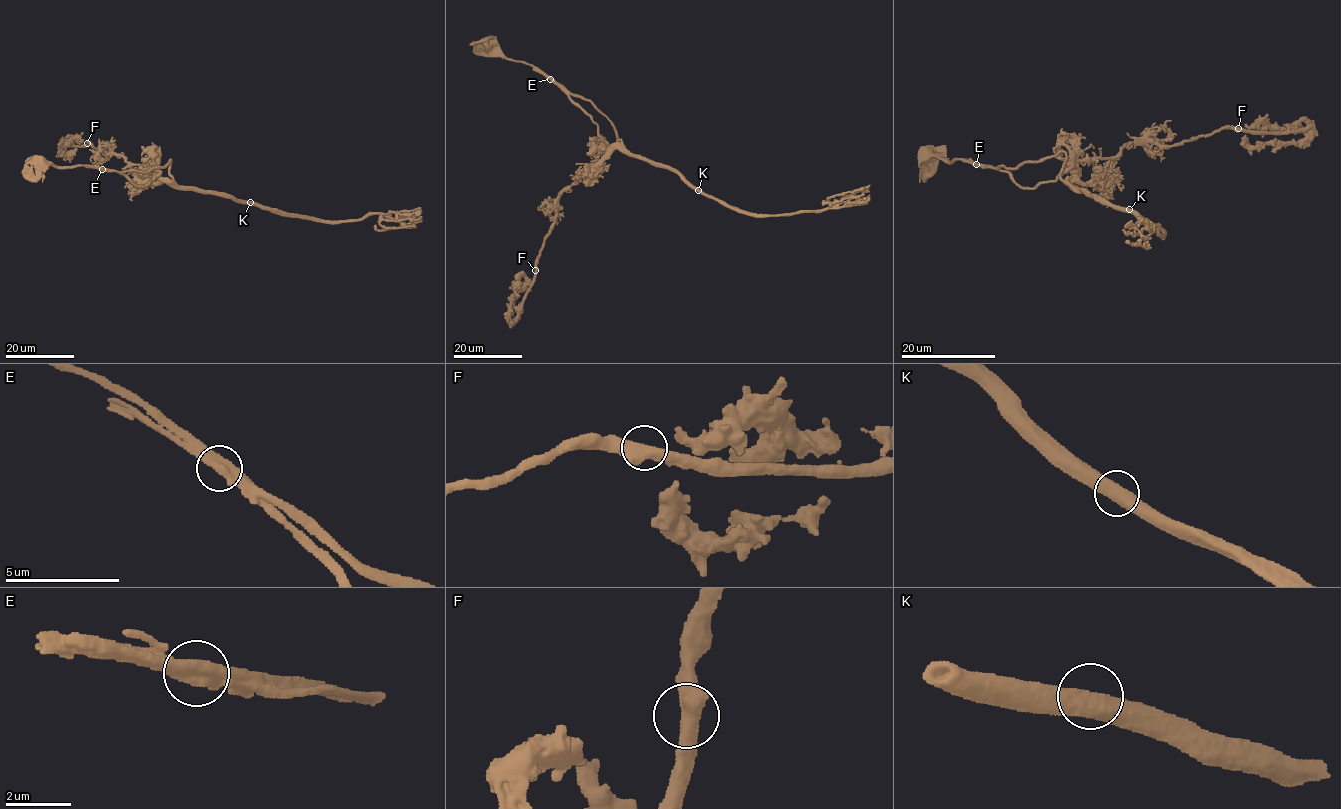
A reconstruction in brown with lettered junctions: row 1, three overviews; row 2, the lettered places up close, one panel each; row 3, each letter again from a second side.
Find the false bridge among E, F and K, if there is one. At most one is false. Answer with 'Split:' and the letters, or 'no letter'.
Split: E

